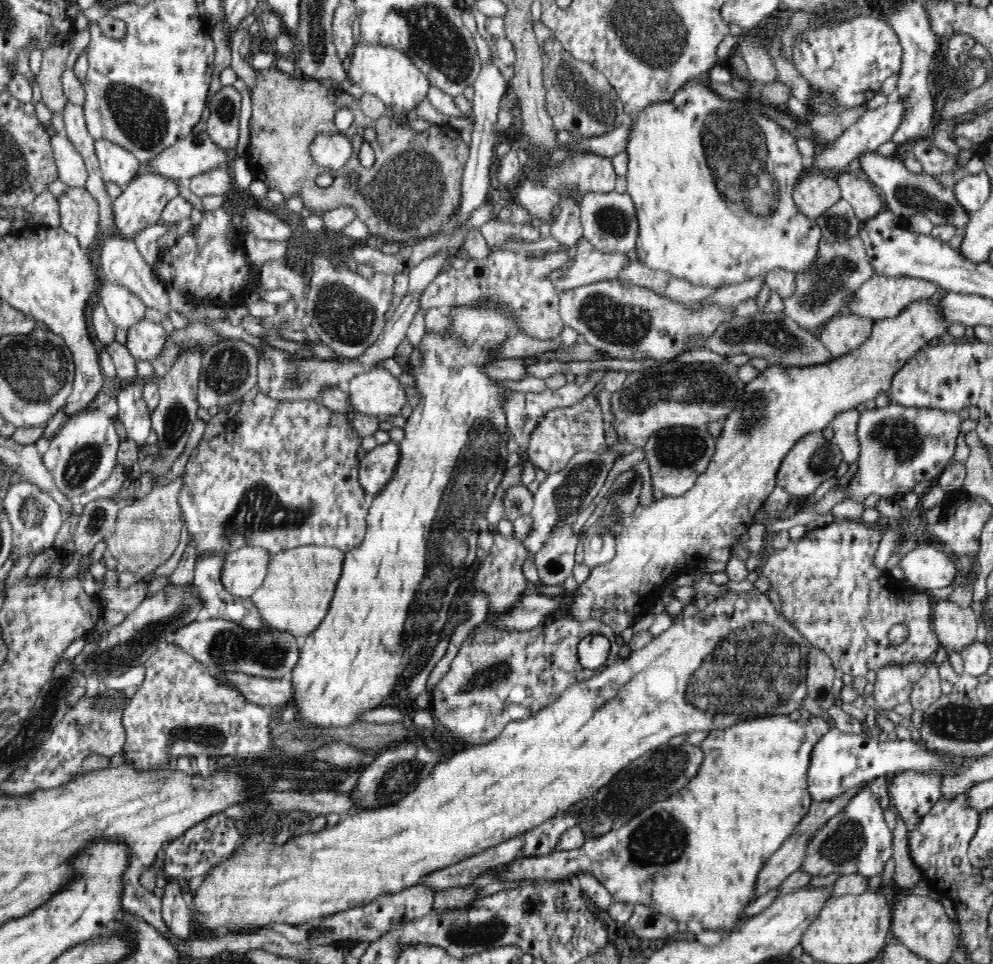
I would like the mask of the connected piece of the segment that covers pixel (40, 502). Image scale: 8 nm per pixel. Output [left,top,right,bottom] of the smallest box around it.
[2,481,65,564]

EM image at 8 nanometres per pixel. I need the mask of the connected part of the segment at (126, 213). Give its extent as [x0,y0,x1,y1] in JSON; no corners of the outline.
[112,171,179,239]

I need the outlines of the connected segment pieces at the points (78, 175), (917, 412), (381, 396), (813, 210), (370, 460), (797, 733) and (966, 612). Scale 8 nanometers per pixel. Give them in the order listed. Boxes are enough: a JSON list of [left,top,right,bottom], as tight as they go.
[[51,132,88,187],[846,402,962,503],[345,368,411,415],[792,173,842,220],[359,441,399,500],[494,708,829,933],[933,599,977,652]]

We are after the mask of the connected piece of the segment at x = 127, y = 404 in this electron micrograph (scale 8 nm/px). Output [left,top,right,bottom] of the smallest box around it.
[117,381,151,447]

